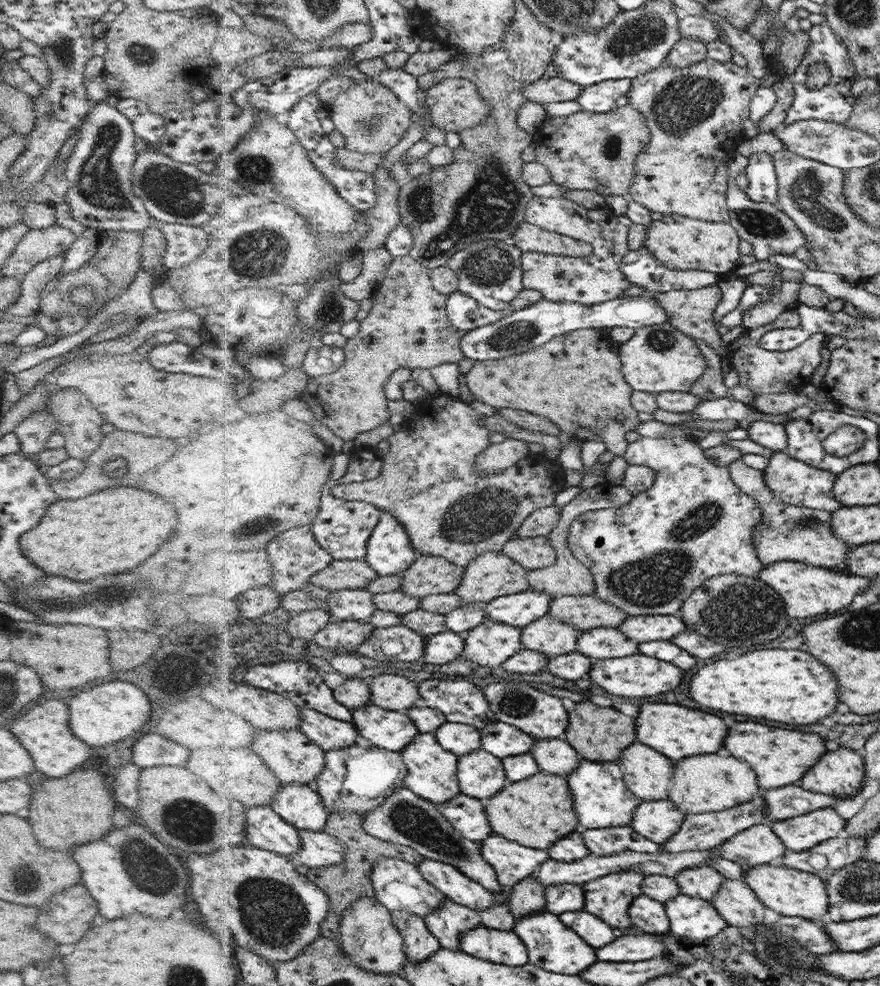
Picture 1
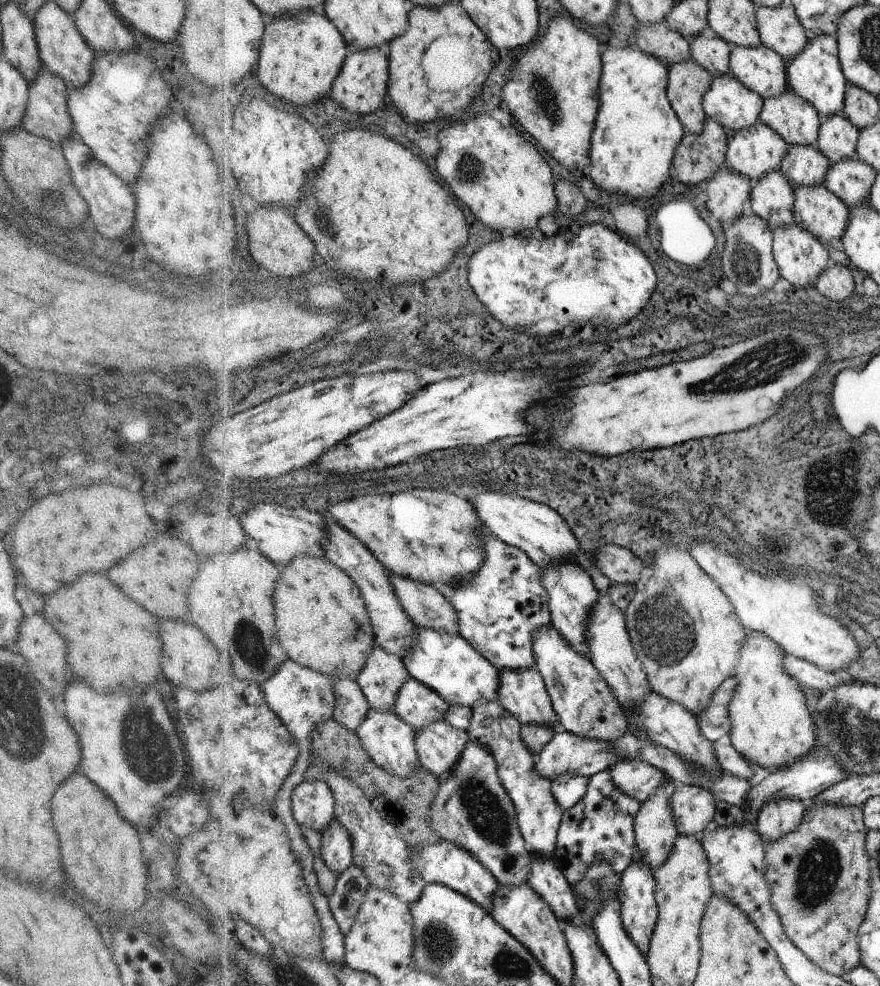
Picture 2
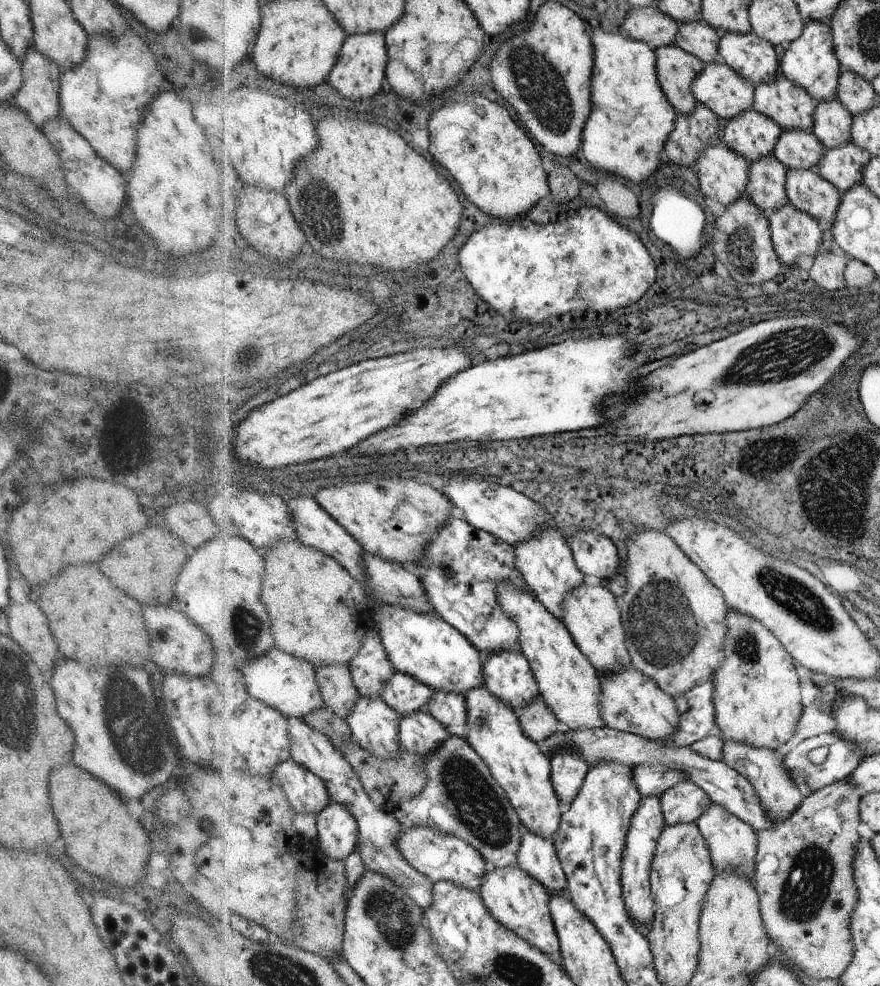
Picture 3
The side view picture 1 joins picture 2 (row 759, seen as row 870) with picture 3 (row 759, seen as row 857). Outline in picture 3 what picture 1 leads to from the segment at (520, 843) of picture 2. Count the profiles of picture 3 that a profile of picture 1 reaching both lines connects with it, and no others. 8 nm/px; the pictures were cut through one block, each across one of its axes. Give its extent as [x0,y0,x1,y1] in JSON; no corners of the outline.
[395,736,521,868]

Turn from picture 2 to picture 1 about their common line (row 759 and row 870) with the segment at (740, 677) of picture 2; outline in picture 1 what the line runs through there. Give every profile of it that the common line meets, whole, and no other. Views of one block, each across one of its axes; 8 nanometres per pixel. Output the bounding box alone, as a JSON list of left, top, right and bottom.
[742,863,830,921]

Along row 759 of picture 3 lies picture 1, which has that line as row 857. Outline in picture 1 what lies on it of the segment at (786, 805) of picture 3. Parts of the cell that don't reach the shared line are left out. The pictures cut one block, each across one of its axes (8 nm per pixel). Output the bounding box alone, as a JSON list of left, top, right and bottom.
[717,824,788,868]

